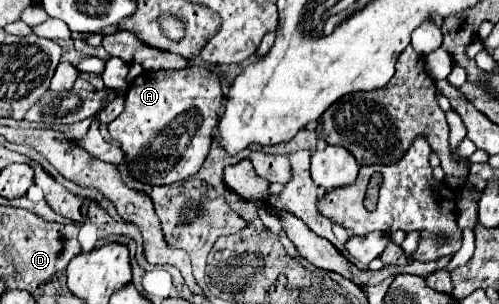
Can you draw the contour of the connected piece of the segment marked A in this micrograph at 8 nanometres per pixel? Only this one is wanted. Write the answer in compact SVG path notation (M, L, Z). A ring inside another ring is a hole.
M202 66L186 70L142 72L126 90L124 112L108 124L110 136L120 144L128 172L150 186L174 184L190 178L204 164L222 106L222 88L214 72Z

